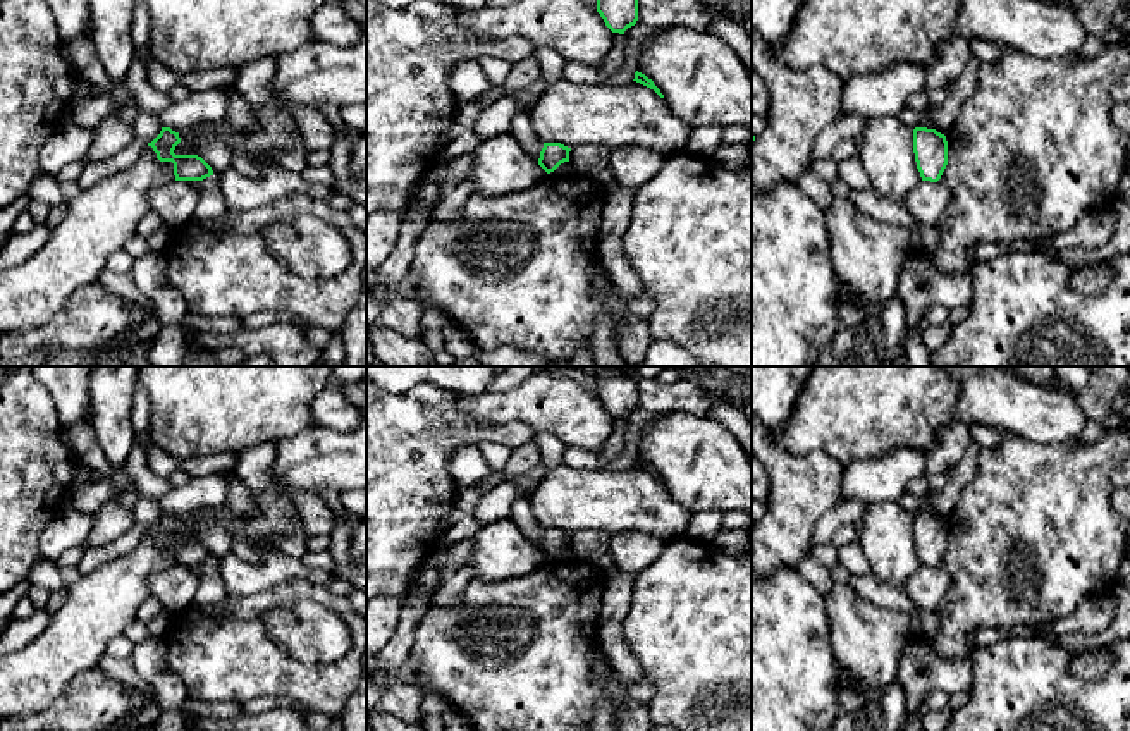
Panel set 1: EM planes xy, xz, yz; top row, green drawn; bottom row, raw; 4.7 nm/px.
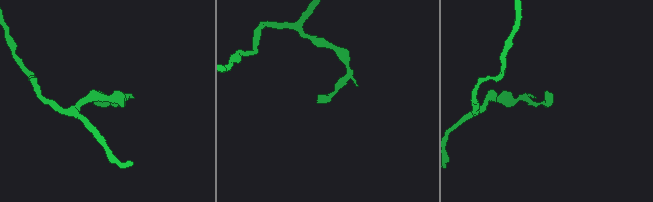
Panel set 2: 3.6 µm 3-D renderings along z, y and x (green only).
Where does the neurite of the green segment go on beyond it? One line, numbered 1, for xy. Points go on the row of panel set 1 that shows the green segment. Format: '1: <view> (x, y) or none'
1: none

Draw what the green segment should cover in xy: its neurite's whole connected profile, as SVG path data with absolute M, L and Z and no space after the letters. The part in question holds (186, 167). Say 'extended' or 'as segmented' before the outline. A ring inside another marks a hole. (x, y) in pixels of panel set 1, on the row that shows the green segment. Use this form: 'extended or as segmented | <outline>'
as segmented | M162 127L160 134L148 143L160 162L174 163L175 181L203 181L213 175L212 167L198 155L175 155L174 150L181 143L179 132Z

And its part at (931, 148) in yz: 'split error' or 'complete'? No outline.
complete

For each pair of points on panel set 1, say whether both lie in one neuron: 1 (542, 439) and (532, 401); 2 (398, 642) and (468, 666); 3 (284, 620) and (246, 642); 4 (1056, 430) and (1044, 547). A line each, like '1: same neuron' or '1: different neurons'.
1: different neurons
2: different neurons
3: different neurons
4: different neurons

